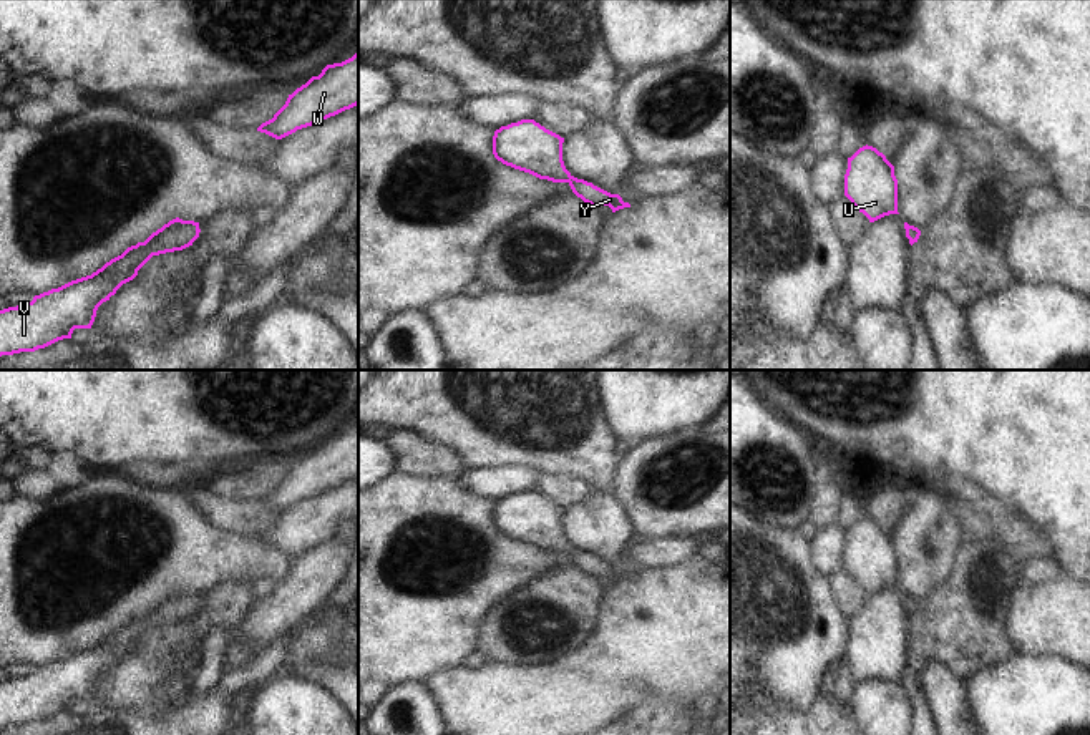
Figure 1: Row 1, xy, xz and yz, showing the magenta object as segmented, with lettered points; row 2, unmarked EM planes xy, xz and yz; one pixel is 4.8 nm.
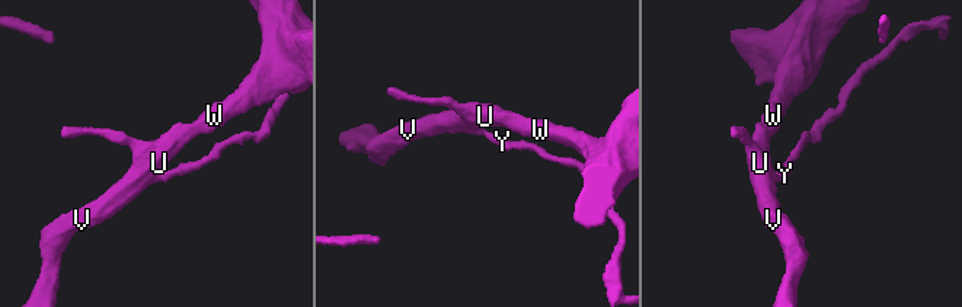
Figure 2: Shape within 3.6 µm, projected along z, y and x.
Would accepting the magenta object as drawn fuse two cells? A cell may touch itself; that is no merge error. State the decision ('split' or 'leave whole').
leave whole

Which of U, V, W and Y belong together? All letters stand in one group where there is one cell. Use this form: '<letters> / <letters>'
U V W Y

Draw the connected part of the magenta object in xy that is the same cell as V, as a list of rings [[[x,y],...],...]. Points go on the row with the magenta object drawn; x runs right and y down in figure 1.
[[[176,217],[91,275],[35,295],[25,305],[0,310],[0,357],[35,352],[71,338],[75,329],[91,329],[98,307],[133,280],[153,256],[182,251],[199,232],[199,222]]]

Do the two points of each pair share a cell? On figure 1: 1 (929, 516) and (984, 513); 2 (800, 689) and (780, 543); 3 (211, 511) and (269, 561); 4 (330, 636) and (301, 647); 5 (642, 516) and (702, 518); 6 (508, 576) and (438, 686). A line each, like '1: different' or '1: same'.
1: different
2: same
3: different
4: same
5: same
6: different

